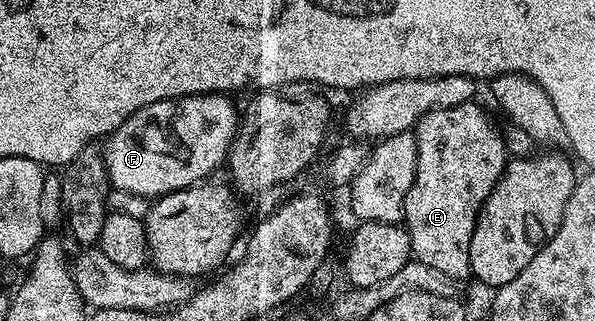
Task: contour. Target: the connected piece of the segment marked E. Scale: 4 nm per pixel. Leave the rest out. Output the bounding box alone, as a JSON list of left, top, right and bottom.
[403,102,507,282]

